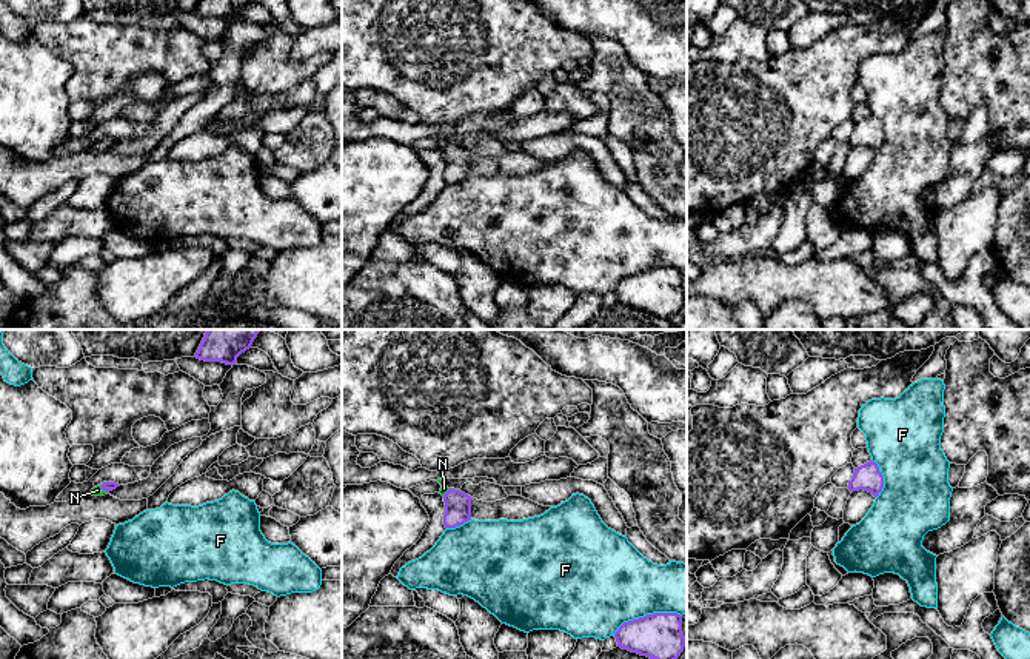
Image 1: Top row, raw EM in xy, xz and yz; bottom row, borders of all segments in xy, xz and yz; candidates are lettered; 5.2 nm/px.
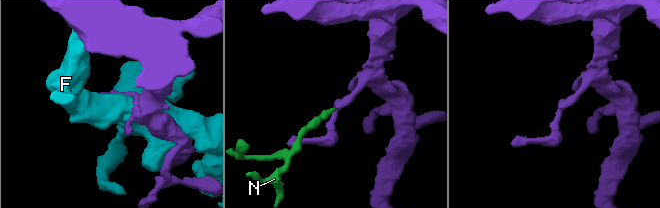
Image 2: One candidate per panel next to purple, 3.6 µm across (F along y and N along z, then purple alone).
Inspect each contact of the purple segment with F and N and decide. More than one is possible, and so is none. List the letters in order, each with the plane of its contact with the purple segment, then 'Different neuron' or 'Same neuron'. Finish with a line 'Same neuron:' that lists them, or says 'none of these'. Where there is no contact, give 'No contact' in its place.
F: Touches purple in xz. Different neuron
N: Touches purple in xy. Same neuron
Same neuron: N

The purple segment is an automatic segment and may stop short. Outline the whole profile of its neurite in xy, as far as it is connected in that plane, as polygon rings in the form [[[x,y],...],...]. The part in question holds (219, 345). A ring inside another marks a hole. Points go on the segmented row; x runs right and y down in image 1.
[[[208,330],[194,357],[205,362],[236,365],[237,357],[251,348],[260,331],[263,330]]]

